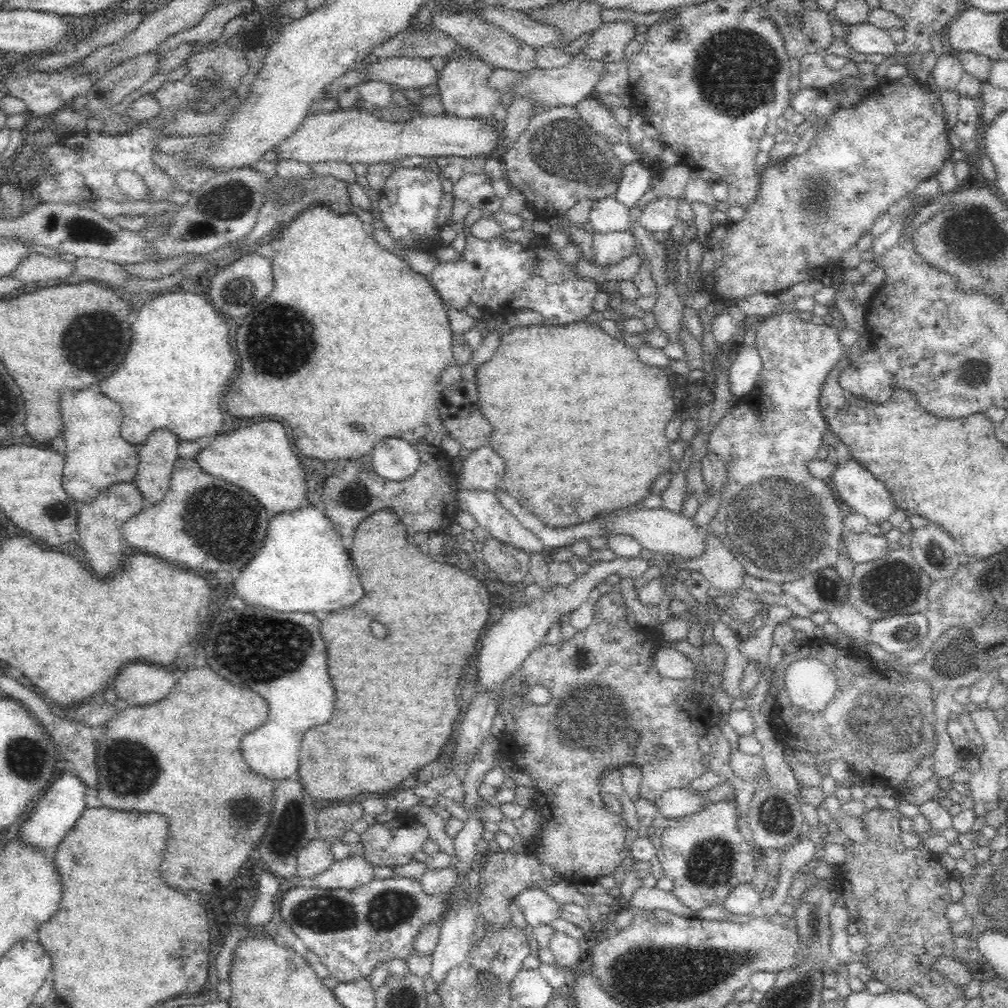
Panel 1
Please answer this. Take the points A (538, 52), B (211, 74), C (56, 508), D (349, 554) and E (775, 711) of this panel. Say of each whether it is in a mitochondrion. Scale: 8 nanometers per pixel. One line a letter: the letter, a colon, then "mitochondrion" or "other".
A: other
B: mitochondrion
C: mitochondrion
D: other
E: other

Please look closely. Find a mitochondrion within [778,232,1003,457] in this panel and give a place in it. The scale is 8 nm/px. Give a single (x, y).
(970, 375)

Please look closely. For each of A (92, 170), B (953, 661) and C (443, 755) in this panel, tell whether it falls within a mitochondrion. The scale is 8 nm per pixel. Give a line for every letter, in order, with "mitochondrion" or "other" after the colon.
A: other
B: mitochondrion
C: other

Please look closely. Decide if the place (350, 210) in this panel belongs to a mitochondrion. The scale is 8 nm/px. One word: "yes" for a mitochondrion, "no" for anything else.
no

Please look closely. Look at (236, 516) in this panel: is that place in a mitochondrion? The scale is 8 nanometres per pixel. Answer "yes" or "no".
yes

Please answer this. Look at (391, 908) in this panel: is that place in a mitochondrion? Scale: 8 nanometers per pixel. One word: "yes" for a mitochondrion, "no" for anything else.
yes

